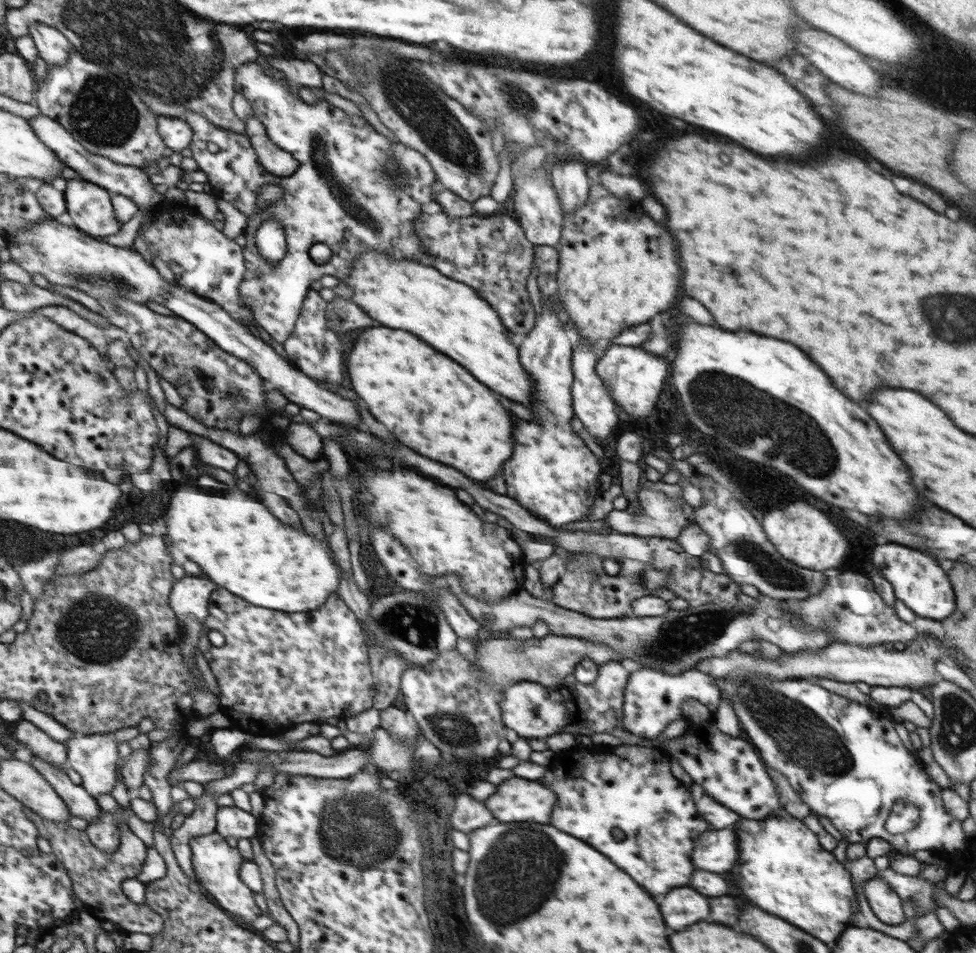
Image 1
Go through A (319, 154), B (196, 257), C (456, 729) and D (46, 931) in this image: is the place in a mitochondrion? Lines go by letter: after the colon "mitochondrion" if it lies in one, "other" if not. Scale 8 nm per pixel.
A: mitochondrion
B: other
C: mitochondrion
D: other

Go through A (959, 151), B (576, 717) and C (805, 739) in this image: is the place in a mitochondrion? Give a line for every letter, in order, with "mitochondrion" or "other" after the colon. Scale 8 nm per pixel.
A: other
B: other
C: mitochondrion

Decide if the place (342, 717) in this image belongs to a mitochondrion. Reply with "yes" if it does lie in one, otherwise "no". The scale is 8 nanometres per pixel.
no

